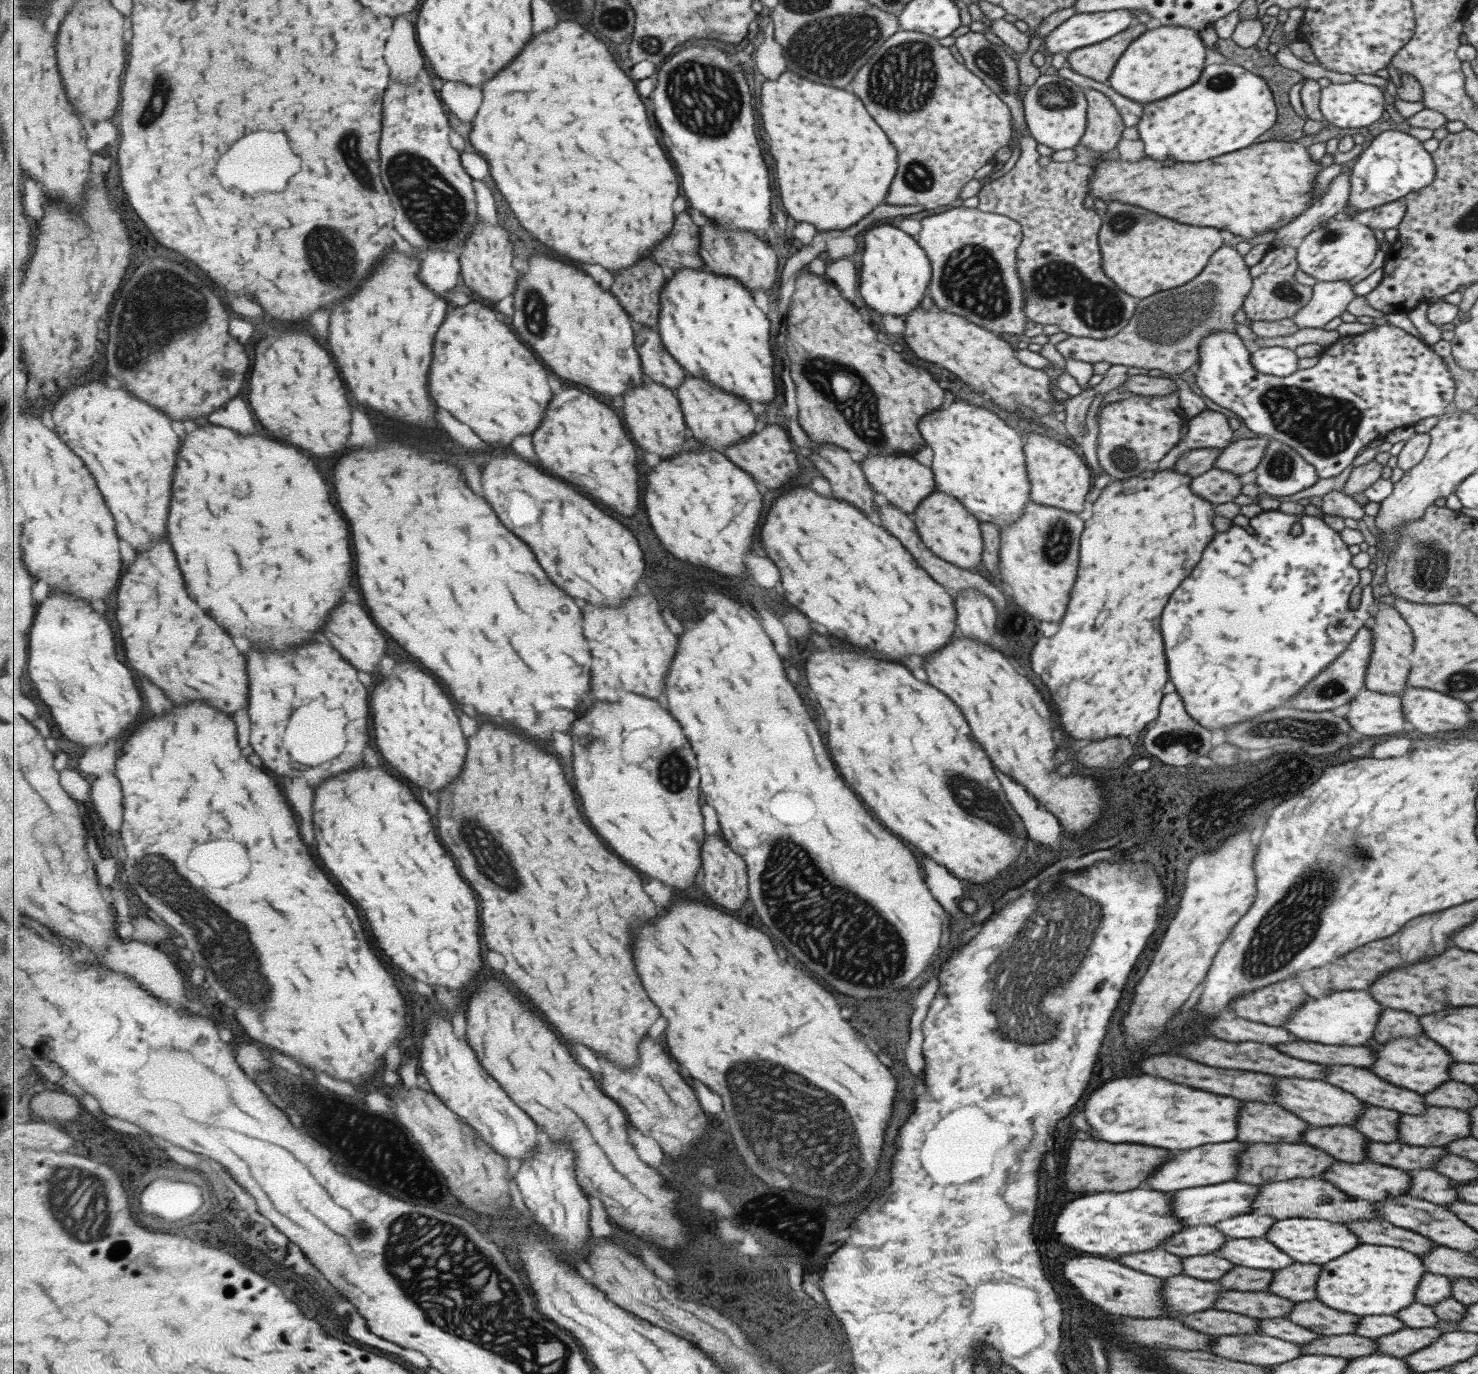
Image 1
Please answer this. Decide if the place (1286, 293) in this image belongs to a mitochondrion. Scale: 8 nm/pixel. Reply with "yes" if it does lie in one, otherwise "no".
yes

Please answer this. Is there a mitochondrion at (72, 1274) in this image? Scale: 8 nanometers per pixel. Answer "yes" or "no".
no

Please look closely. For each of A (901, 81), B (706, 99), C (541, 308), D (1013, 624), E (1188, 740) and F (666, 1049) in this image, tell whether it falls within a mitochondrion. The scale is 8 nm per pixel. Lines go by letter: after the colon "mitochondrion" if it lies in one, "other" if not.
A: mitochondrion
B: mitochondrion
C: mitochondrion
D: mitochondrion
E: mitochondrion
F: other

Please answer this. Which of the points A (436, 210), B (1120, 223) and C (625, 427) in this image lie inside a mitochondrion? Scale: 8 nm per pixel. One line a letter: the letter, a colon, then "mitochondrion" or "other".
A: mitochondrion
B: mitochondrion
C: other

